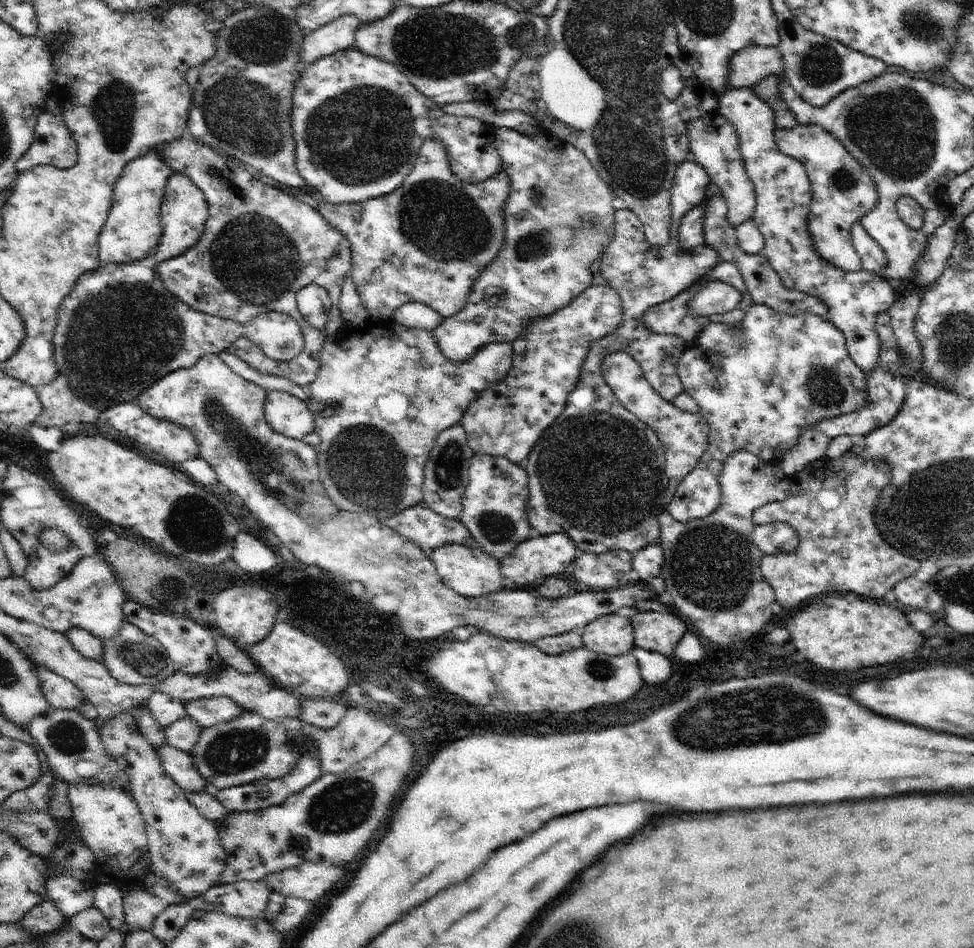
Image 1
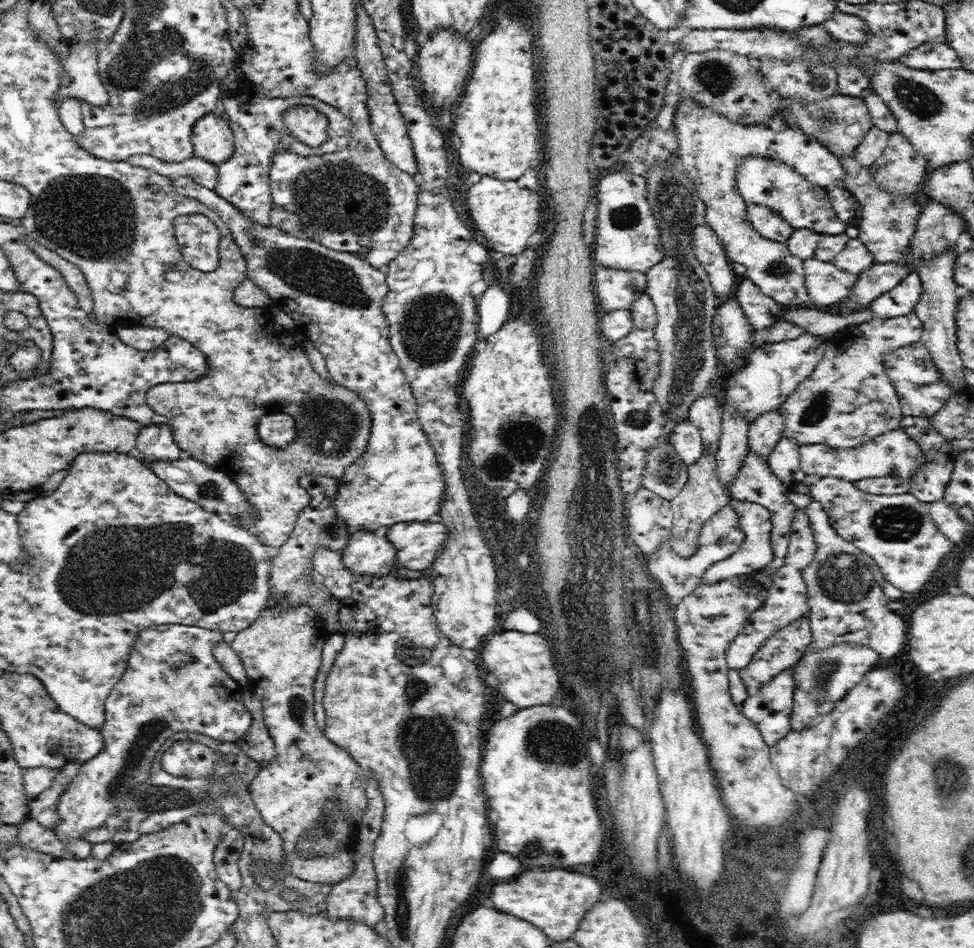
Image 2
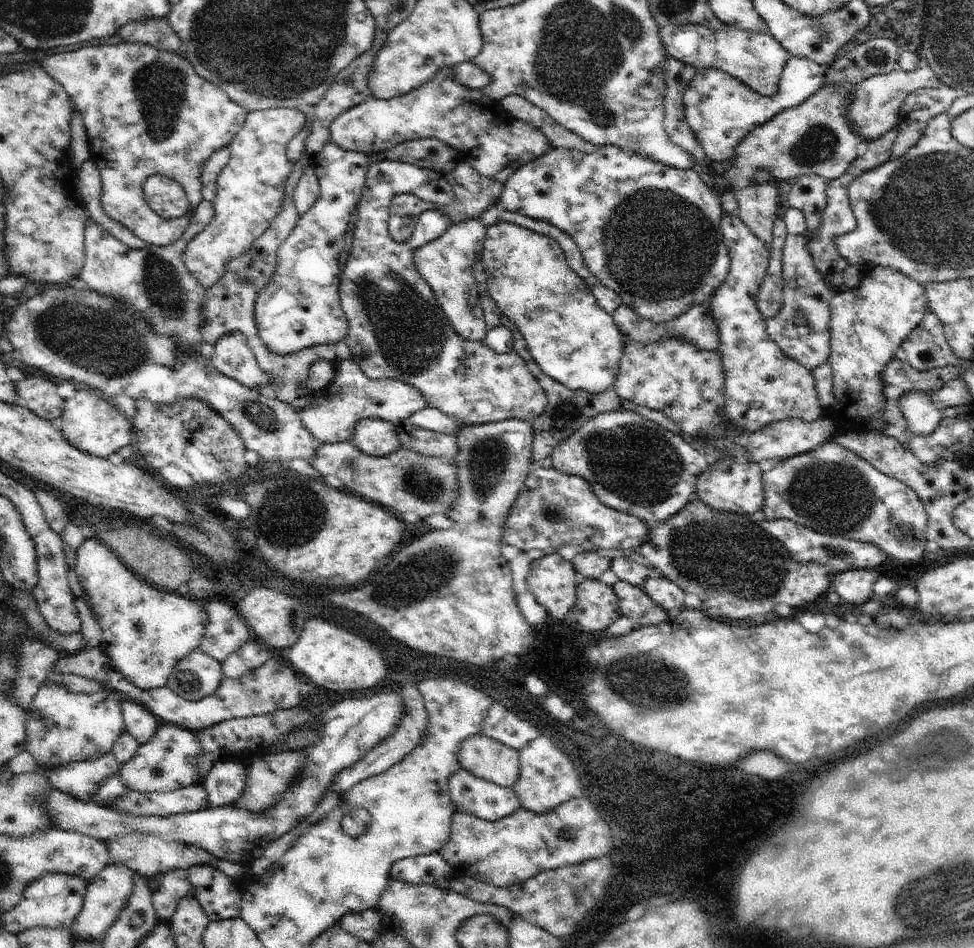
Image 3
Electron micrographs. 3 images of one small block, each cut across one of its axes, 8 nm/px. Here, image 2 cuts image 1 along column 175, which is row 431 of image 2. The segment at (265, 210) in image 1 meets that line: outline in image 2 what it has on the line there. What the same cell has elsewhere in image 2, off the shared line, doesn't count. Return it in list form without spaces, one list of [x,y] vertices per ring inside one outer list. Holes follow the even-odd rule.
[[[270,414],[262,416],[258,422],[258,436],[266,446],[278,446],[280,450],[296,440],[296,424],[290,414]],[[154,424],[150,428],[142,428],[138,434],[134,454],[144,462],[174,462],[182,456],[182,450],[178,448],[170,426]]]

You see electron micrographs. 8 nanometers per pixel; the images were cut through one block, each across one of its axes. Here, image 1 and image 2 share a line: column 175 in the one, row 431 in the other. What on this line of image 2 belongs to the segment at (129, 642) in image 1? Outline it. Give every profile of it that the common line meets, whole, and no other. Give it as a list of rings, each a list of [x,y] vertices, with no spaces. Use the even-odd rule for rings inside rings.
[[[672,156],[670,160],[656,162],[650,166],[648,178],[648,204],[652,208],[654,220],[658,222],[658,230],[662,232],[662,246],[666,246],[664,260],[650,268],[646,294],[652,298],[656,306],[658,324],[654,328],[654,338],[660,350],[658,362],[658,378],[654,380],[654,396],[658,406],[662,406],[668,424],[664,424],[666,440],[658,442],[654,450],[646,456],[646,468],[642,474],[642,486],[648,492],[656,492],[664,500],[674,500],[684,486],[688,484],[688,464],[682,462],[674,446],[668,442],[668,436],[676,428],[678,416],[690,410],[690,406],[698,400],[698,396],[706,396],[712,380],[718,372],[718,348],[714,344],[714,314],[718,308],[718,298],[714,294],[714,286],[710,282],[710,274],[698,262],[692,250],[692,232],[698,226],[706,226],[706,206],[700,198],[694,180],[684,170],[680,156]]]

